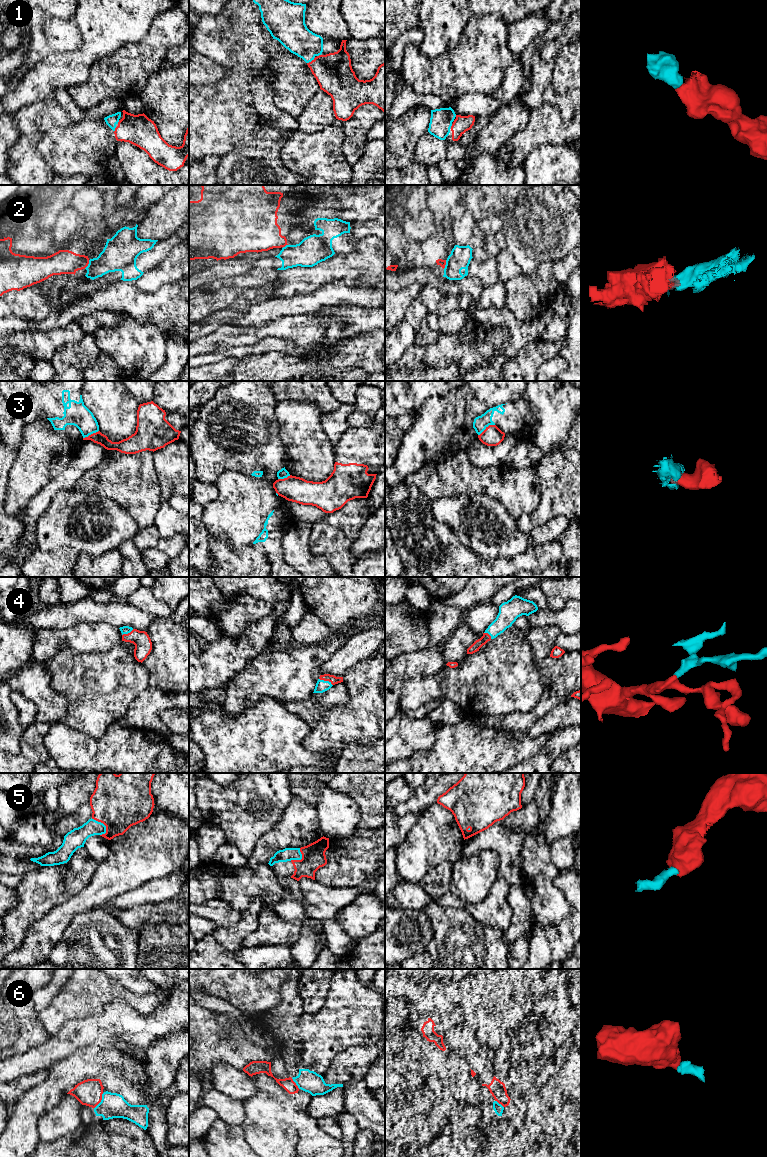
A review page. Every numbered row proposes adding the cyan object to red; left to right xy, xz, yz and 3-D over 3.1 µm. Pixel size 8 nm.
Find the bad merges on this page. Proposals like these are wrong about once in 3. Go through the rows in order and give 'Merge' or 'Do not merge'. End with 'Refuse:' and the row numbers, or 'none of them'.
1: Merge
2: Do not merge
3: Do not merge
4: Merge
5: Merge
6: Merge
Refuse: 2, 3

